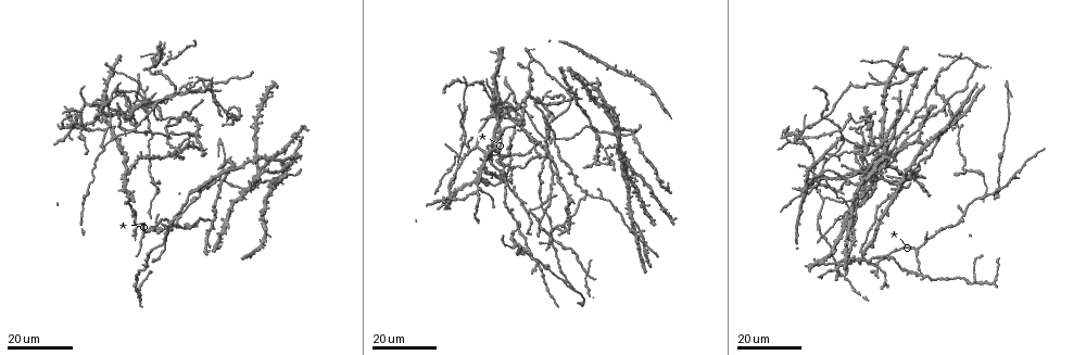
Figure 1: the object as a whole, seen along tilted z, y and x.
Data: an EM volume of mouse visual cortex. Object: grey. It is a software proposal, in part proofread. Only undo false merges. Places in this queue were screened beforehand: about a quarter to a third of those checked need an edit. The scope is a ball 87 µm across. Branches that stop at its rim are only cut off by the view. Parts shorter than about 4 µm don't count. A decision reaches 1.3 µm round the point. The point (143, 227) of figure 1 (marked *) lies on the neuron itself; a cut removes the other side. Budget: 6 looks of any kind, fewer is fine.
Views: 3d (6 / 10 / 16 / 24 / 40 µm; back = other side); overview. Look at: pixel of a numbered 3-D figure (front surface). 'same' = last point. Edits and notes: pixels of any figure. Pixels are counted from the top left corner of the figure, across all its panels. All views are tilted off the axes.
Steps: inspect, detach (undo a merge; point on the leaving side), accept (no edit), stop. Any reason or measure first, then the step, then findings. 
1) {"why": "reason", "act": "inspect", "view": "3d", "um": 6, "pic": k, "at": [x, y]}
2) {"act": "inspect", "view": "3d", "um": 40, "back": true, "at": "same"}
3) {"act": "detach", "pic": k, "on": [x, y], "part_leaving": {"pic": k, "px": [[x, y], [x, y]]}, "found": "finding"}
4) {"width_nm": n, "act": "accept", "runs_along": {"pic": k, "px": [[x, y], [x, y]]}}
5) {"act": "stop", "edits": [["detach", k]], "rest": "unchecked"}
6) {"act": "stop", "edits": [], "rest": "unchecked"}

{"why": "three-way junction", "act": "inspect", "view": "3d", "um": 24, "pic": 1, "at": [159, 112]}

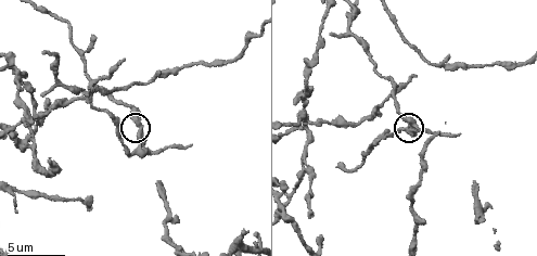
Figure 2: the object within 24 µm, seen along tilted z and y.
{"act": "inspect", "view": "3d", "um": 6, "pic": 2, "at": [142, 132]}

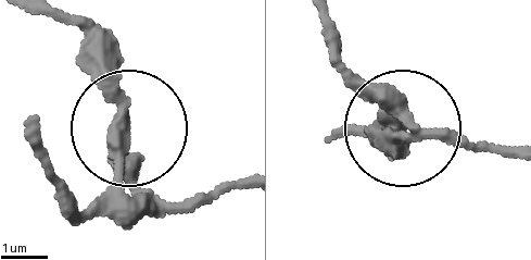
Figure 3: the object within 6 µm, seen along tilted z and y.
{"arms": 3, "act": "detach", "pic": 3, "on": [111, 52], "part_leaving": {"pic": 3, "px": [[122, 115], [104, 62], [59, 13]]}, "found": "a second neuron is stuck on"}

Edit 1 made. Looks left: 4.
{"act": "inspect", "view": "overview"}

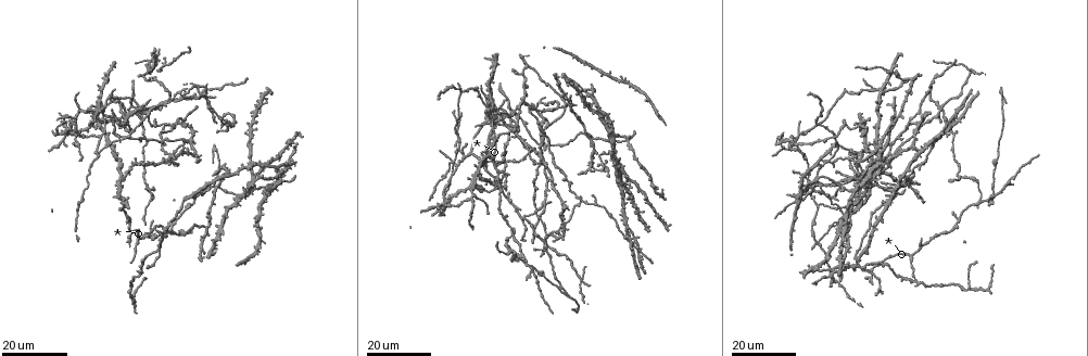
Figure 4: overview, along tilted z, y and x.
{"why": "branch point", "act": "inspect", "view": "3d", "um": 16, "pic": 4, "at": [833, 202]}

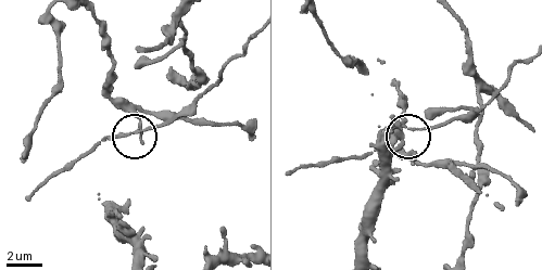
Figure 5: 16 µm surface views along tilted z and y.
{"why": "closer look", "act": "inspect", "view": "3d", "um": 6, "pic": 5, "at": [136, 132]}

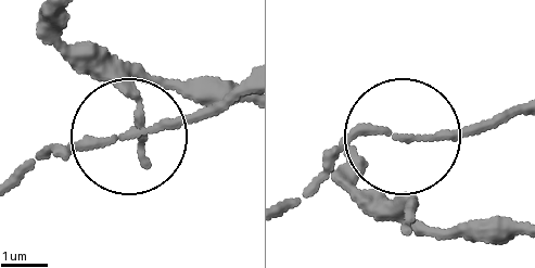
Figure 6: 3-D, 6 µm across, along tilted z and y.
{"why": "from behind", "act": "inspect", "view": "3d", "um": 6, "back": true, "pic": 6, "at": [406, 135]}

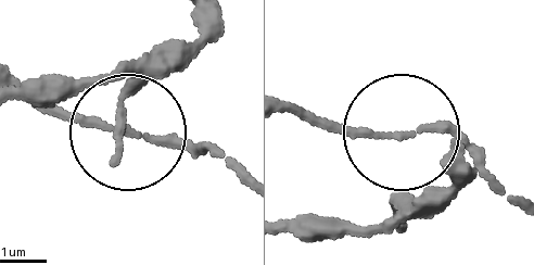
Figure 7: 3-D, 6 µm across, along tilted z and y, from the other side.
{"arms": 3, "act": "accept", "runs_along": {"pic": 7, "px": [[449, 180], [406, 194], [407, 135], [452, 134], [492, 177]]}, "found": "continuous, no second neuron"}

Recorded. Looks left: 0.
{"act": "stop", "edits": [["detach", 3]], "rest": "unchecked"}

